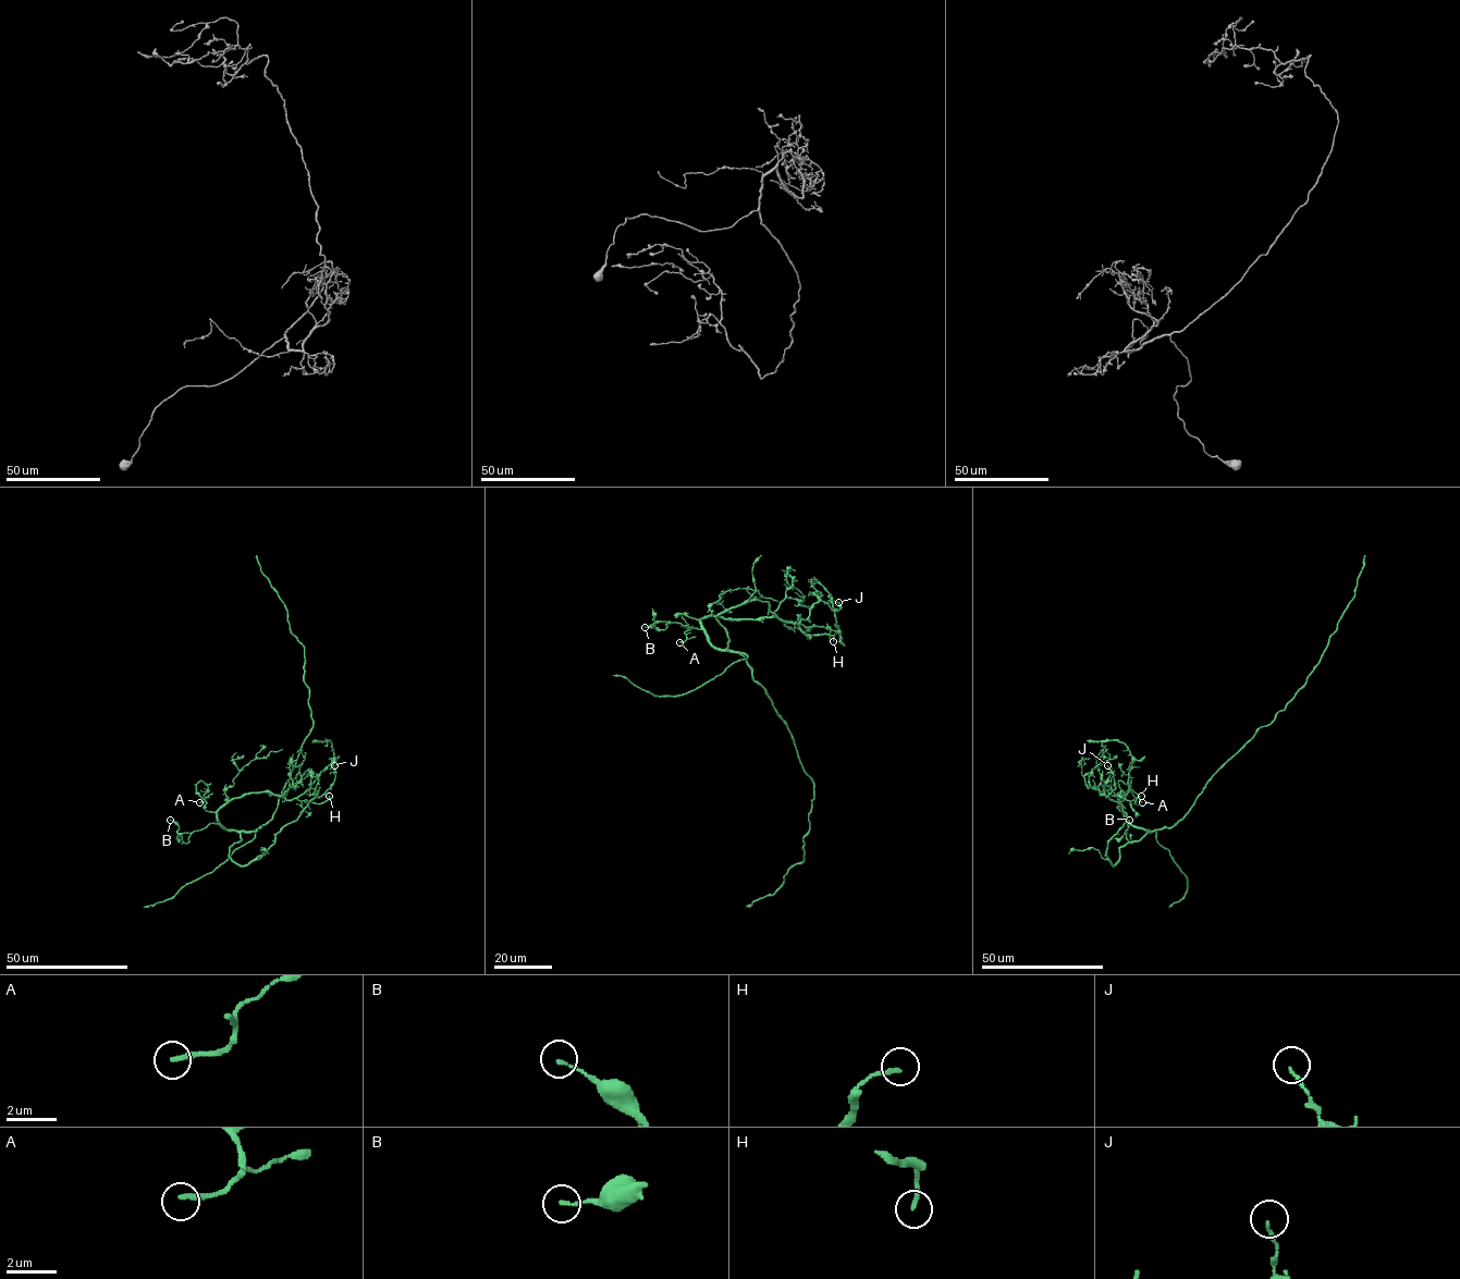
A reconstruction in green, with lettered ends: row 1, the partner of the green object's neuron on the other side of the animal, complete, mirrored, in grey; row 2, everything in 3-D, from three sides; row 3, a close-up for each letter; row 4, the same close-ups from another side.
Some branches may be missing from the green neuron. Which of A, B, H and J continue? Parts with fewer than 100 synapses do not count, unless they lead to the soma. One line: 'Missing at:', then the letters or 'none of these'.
Missing at: none of these

